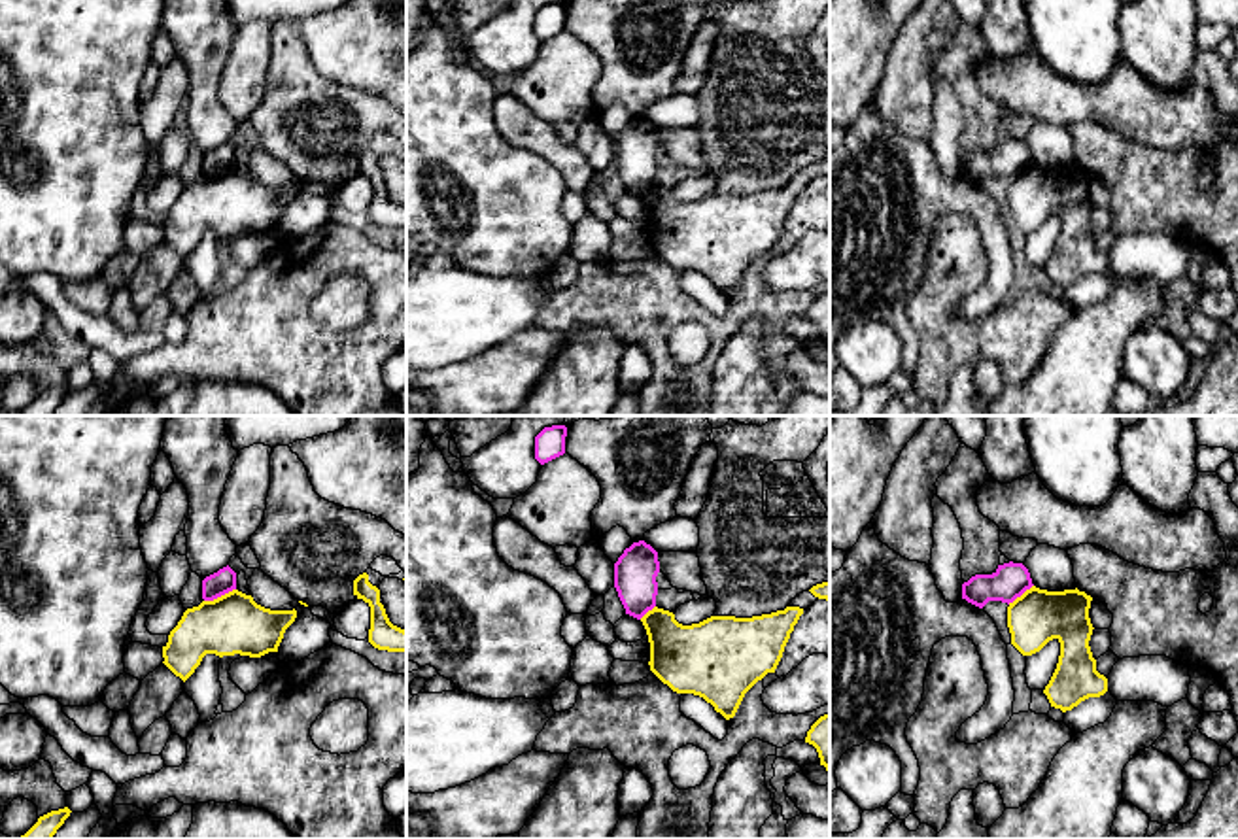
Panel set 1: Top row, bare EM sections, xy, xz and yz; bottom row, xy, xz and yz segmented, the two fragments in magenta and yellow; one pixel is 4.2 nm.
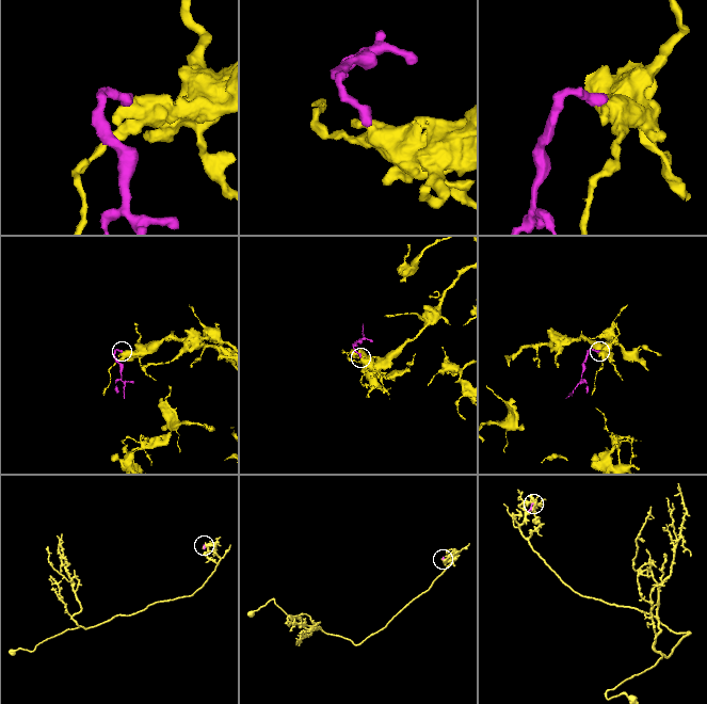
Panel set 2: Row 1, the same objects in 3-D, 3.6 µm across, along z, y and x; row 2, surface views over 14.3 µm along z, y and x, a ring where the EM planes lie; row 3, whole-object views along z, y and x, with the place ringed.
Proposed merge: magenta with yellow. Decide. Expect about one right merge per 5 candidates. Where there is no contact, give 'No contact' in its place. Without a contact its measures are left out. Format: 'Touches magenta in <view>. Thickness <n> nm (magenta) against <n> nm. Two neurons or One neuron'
Touches magenta in xy. Thickness 100 nm (magenta) against 260 nm. Two neurons

